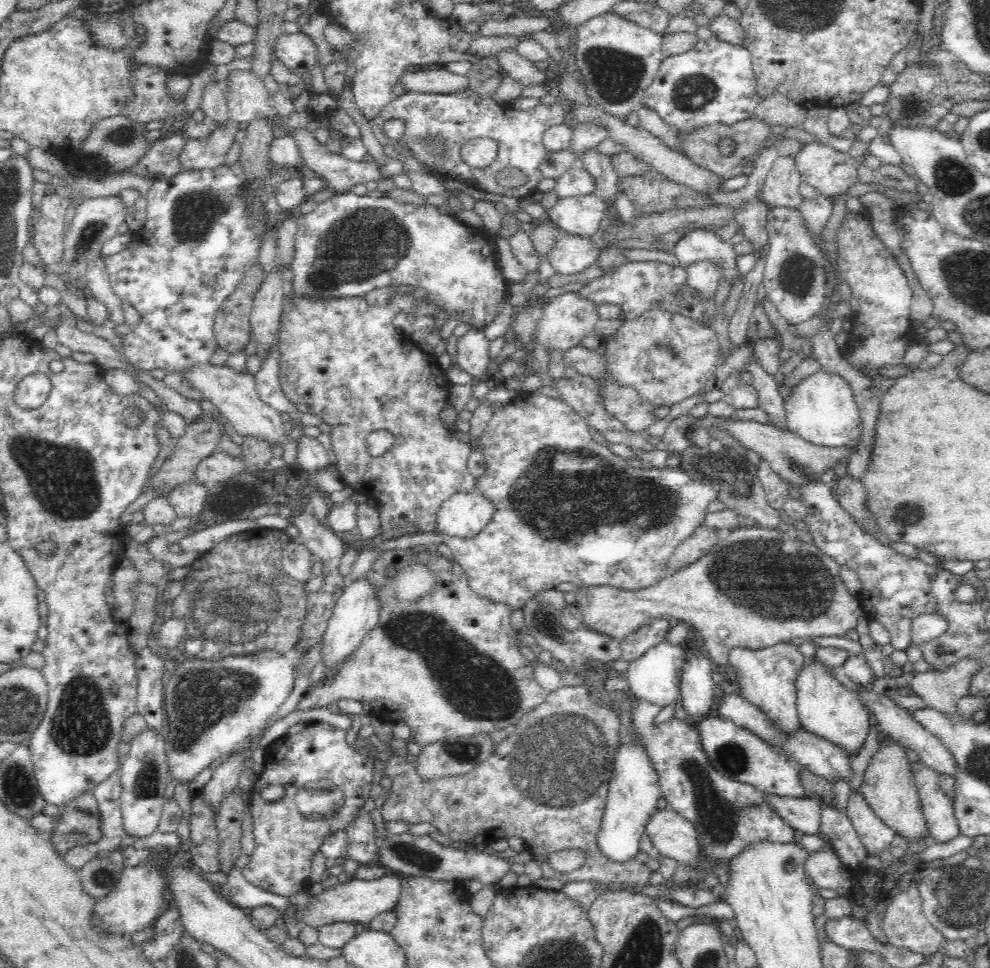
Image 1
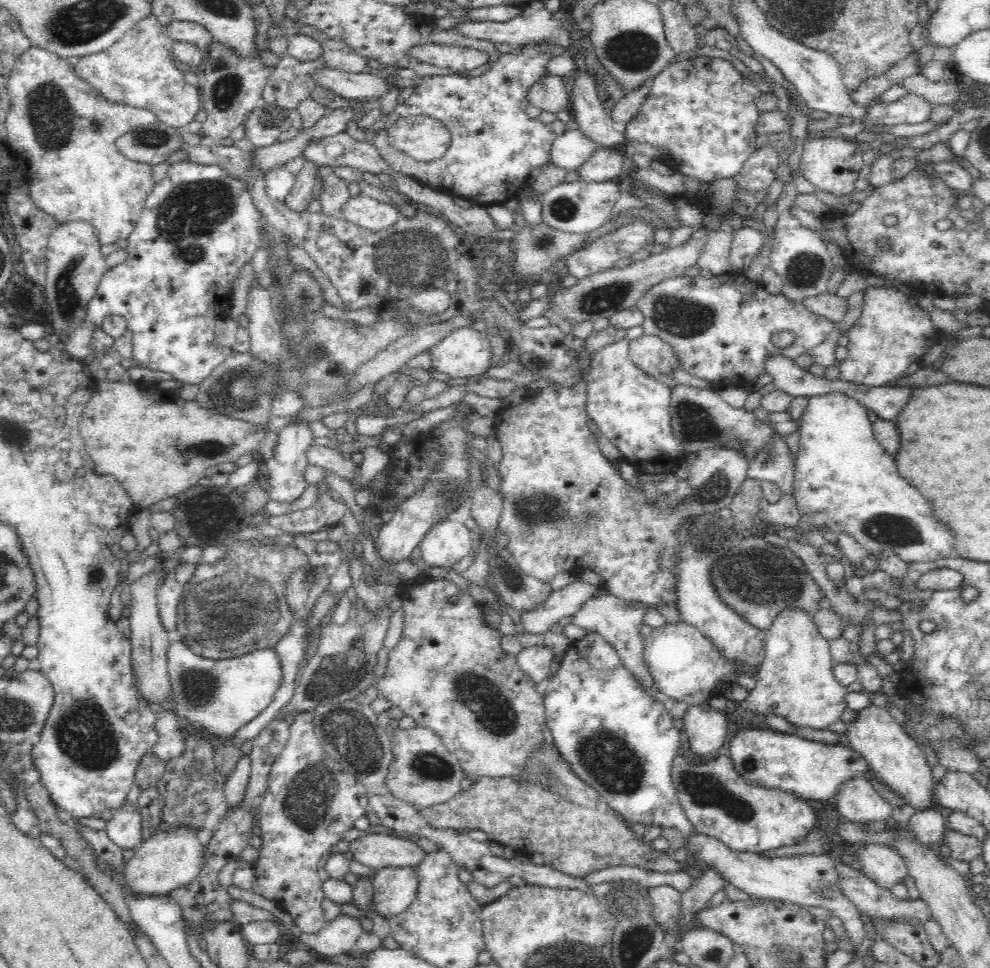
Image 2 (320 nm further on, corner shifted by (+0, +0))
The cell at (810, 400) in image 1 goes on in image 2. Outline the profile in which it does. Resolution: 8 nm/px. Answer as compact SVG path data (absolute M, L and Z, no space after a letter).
M836 391L810 397L804 412L798 420L799 440L795 454L795 476L793 481L793 498L800 514L800 524L796 530L800 533L814 532L819 528L836 536L846 534L852 536L868 553L894 552L904 562L934 562L948 560L954 556L954 534L946 532L944 524L936 524L932 514L926 514L926 502L922 502L922 494L902 482L898 474L894 474L894 458L888 454L876 440L873 422L868 419L867 408L850 395Z

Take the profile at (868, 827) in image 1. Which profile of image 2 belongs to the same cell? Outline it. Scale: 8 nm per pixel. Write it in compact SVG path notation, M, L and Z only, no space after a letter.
M870 843L862 845L856 852L857 861L861 862L860 871L872 879L880 889L889 890L897 884L904 884L909 870L903 858L894 847Z

